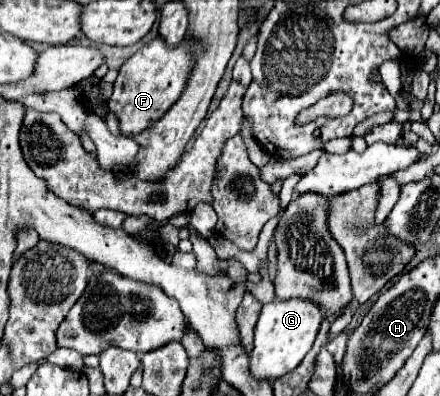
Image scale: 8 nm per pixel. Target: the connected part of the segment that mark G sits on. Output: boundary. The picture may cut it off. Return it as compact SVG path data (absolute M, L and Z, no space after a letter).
M309 298L273 300L265 304L255 326L255 342L251 350L251 370L255 378L275 380L295 370L311 350L321 322L323 322L323 308Z

